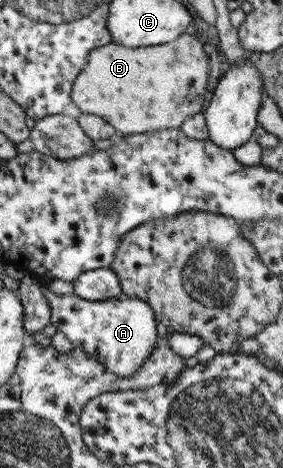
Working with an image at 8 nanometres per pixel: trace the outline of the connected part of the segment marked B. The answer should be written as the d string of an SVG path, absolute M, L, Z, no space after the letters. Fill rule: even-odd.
M182 33L170 42L153 47L126 48L116 42L108 42L88 52L84 66L72 80L69 97L81 113L105 119L116 133L133 135L153 129L178 129L187 117L202 112L208 96L206 80L208 60L202 44L194 35Z

